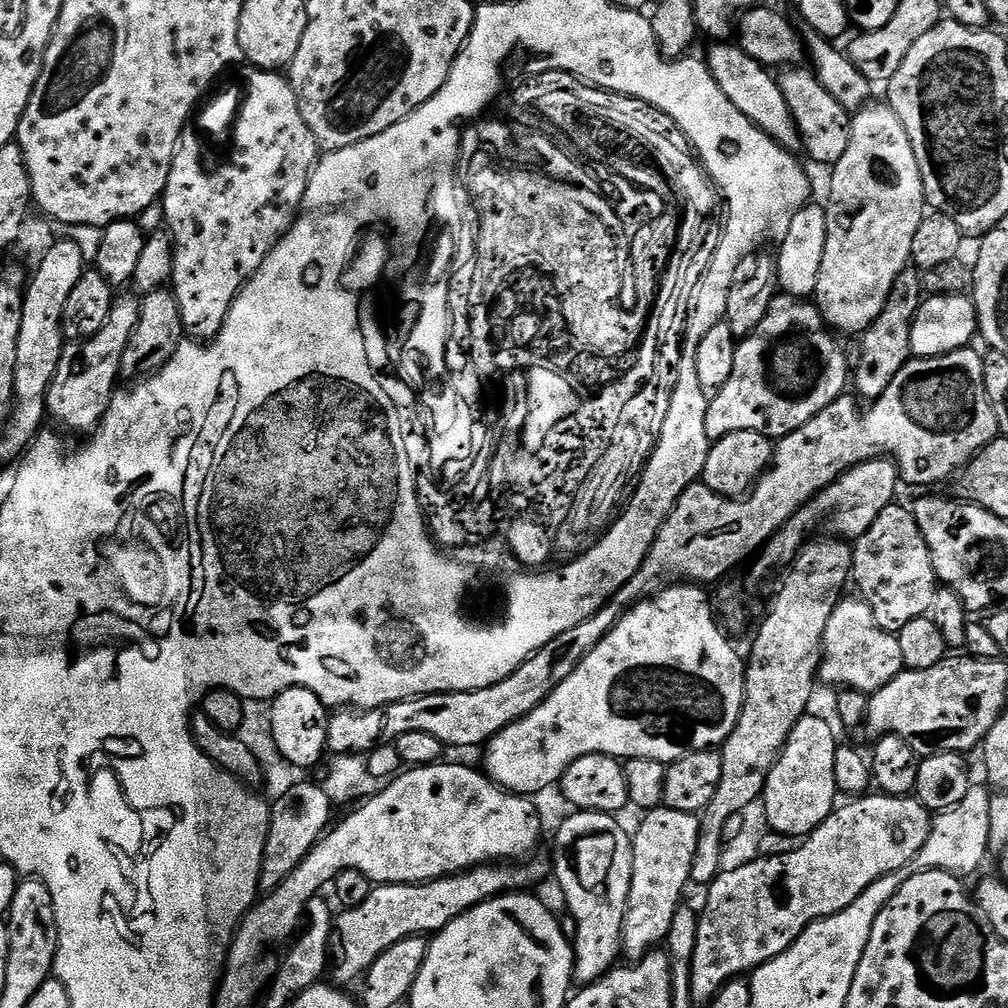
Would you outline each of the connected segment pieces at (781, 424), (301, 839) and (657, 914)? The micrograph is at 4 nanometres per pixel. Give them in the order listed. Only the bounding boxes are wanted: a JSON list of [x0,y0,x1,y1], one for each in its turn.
[[706,294,850,442],[260,782,333,893],[620,806,700,962]]

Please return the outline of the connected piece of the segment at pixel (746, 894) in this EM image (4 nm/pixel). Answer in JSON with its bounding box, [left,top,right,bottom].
[692,794,934,1006]

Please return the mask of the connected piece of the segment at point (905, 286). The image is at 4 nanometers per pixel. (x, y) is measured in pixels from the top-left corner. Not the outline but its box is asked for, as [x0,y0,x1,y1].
[854,266,922,402]

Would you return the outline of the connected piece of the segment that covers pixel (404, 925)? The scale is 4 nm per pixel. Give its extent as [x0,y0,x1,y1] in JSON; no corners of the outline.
[330,860,550,986]

